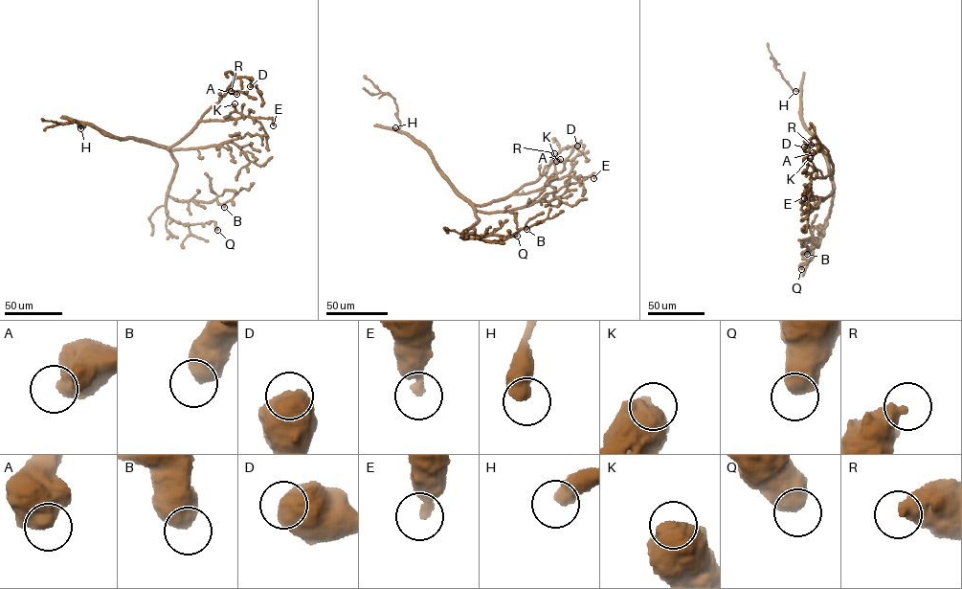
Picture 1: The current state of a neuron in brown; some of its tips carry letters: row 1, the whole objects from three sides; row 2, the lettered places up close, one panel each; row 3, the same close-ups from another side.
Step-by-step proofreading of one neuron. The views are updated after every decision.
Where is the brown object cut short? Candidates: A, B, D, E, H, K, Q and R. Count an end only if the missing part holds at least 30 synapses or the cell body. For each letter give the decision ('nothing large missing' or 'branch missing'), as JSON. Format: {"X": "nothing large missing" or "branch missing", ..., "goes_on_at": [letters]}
{"A": "nothing large missing", "B": "nothing large missing", "D": "nothing large missing", "E": "nothing large missing", "H": "nothing large missing", "K": "nothing large missing", "Q": "nothing large missing", "R": "nothing large missing", "goes_on_at": []}

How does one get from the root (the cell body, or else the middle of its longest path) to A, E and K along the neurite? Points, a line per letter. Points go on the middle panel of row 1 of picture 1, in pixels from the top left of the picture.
A: (471, 202), (480, 205), (506, 196), (536, 181), (546, 166), (560, 159)
E: (471, 202), (480, 205), (513, 194), (536, 192), (567, 175), (586, 177), (594, 174), (593, 178)
K: (471, 202), (480, 205), (537, 191), (554, 171), (556, 161)

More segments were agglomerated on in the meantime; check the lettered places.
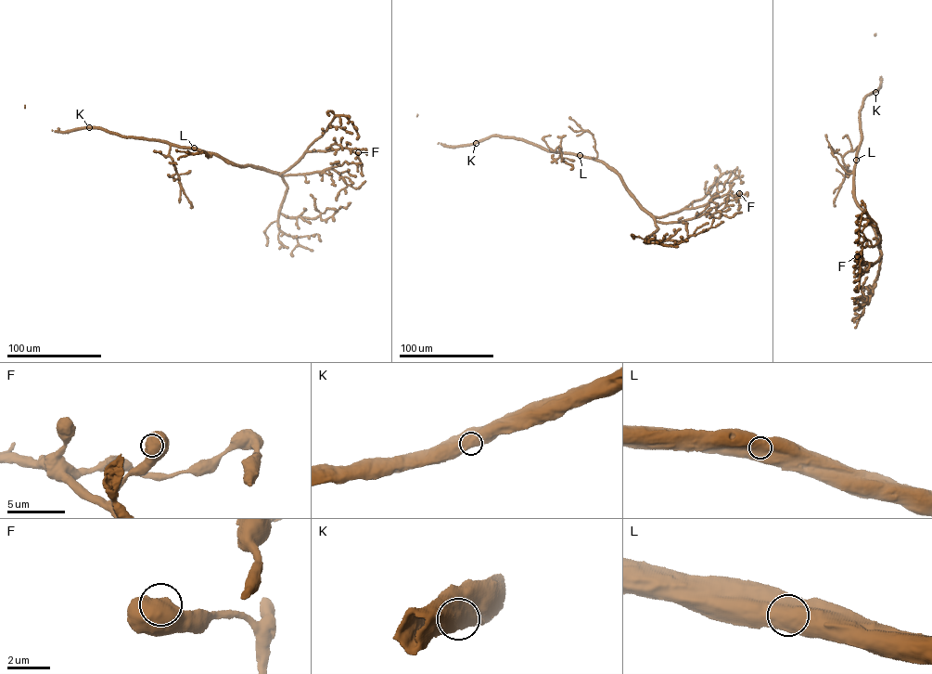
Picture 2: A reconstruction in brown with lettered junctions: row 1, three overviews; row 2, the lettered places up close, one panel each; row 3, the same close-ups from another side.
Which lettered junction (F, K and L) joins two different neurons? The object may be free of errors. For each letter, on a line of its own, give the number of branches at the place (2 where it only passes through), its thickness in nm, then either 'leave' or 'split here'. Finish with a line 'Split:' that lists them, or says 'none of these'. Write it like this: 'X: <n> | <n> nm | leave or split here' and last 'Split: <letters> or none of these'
F: 1 | 1150 nm | leave
K: 1 | 1250 nm | leave
L: 1 | 1500 nm | leave
Split: none of these

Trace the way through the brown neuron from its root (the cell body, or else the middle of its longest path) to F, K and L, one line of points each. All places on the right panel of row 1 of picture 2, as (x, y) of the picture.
F: (853, 180), (855, 200), (867, 215), (879, 247), (880, 240), (874, 247), (862, 248), (861, 256), (857, 256)
K: (853, 180), (861, 136), (860, 110), (866, 96), (875, 92)
L: (853, 180), (856, 160)

